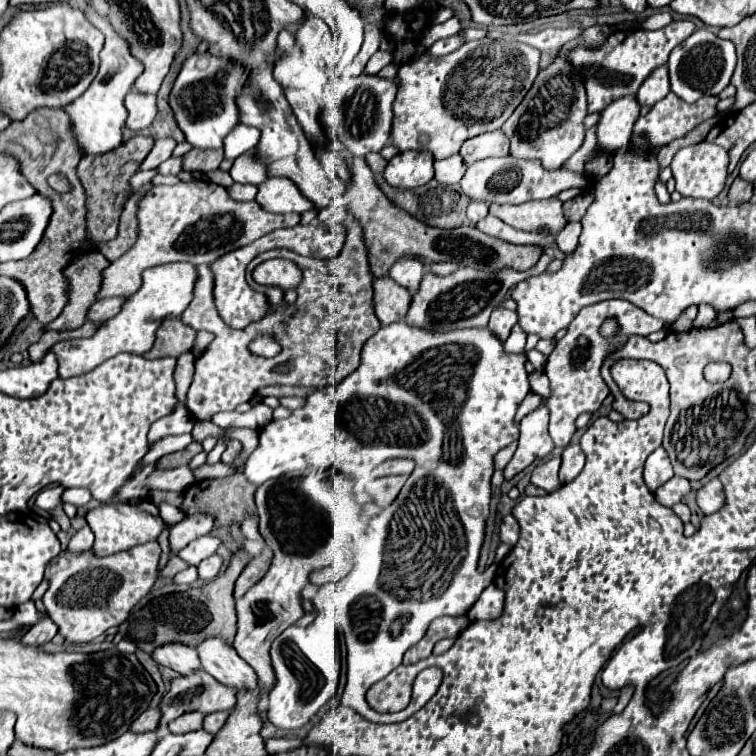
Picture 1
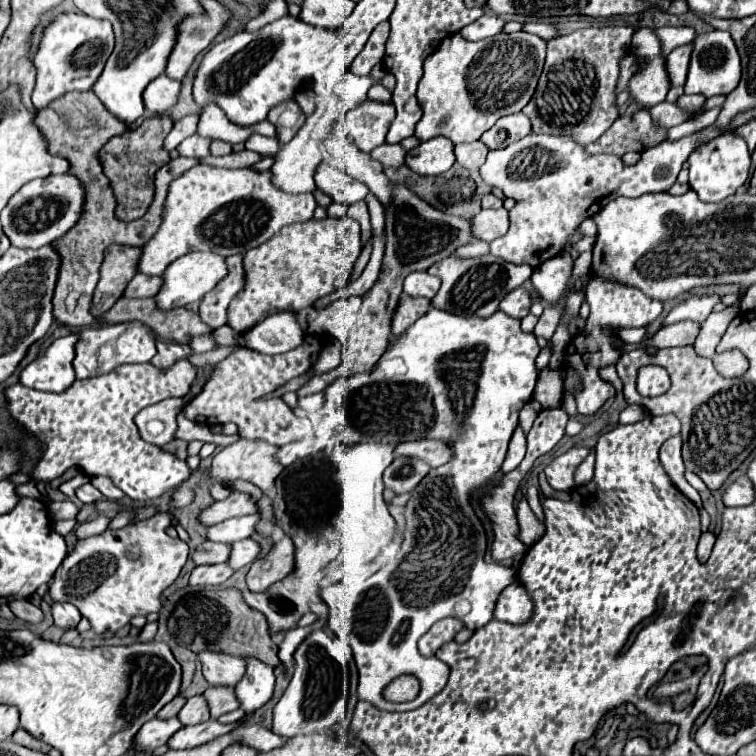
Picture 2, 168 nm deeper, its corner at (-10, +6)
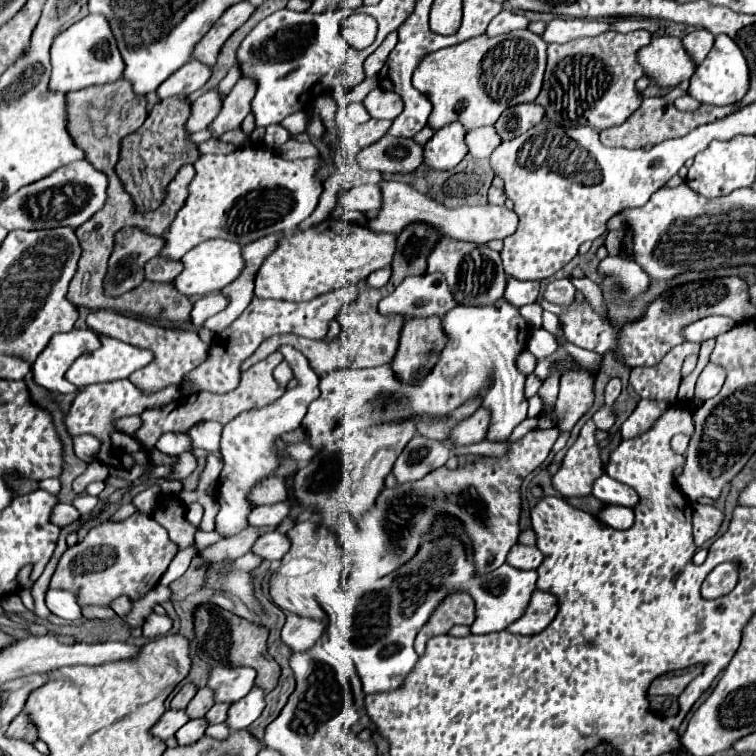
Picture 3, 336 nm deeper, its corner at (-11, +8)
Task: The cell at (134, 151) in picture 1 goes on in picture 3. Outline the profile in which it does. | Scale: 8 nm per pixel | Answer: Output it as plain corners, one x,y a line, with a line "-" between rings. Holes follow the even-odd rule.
171,96
153,106
153,112
147,116
145,124
123,138
121,156
115,166
125,190
133,196
137,210
155,210
167,196
167,186
175,178
177,170
183,164
195,164
199,154
197,144
189,140
189,132
185,128
187,118
191,116
191,104
185,96

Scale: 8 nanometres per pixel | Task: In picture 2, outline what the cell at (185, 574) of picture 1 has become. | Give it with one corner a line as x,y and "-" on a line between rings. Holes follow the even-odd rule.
212,564
212,566
196,566
192,570
190,576
190,584
222,584
224,580
228,580
234,574
234,570
230,570
230,566
224,564

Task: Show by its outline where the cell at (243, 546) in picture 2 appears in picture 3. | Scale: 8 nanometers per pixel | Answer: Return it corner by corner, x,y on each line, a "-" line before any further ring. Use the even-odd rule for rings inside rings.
269,532
267,536
261,536
257,542
255,542
255,548
253,552
259,554
261,558
265,560
271,560
271,562
279,562
287,552
289,552
289,538
281,532

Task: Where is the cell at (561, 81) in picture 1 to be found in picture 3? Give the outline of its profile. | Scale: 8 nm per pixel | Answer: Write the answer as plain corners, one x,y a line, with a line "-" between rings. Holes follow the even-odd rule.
607,30
599,36
575,38
565,44
549,44
547,70
537,104
543,104
547,118
567,128
591,126
605,130
623,124
643,102
635,82
643,76
643,66
637,62
637,52
651,44
649,32
619,34

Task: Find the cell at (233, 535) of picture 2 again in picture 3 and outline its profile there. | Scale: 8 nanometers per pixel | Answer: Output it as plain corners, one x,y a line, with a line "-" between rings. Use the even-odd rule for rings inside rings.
291,500
269,504
269,506
255,506
249,516
249,524
251,526
277,526
283,518
287,518
289,510
291,510

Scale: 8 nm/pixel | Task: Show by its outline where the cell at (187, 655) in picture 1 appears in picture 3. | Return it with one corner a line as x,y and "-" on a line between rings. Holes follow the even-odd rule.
215,666
209,674
207,686
215,692
215,702
235,704
251,692
255,680
255,670
251,668
223,668

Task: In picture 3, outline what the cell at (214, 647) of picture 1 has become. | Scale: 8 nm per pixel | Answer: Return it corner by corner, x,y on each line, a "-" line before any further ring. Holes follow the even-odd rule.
253,686
251,694
247,694
243,700
231,704
229,716
225,722
229,726
229,732
233,734
233,732
249,728
261,716
263,708
265,708
265,694

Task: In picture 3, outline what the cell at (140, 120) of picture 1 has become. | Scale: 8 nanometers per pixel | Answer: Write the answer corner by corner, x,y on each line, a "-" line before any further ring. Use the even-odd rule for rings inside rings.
191,60
183,68
179,68
179,72
173,72
157,88
157,94
159,94
161,100
169,98
169,96
175,96
175,94
189,96
191,92
199,90
209,78
211,78
211,68
203,62
199,62
199,60

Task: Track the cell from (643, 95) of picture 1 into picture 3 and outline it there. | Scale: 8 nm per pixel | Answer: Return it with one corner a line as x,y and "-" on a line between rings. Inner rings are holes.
695,30
683,38
683,46
687,46
689,54
695,58
697,64
703,62
703,58
711,52
715,42
715,36
709,30

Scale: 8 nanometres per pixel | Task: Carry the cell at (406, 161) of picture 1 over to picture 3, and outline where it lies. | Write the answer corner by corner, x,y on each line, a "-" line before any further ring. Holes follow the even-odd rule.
451,122
439,128
435,136
425,144
425,154
423,154
425,164
437,170
455,168
469,152
465,144
465,134
467,130
459,122
-
445,164
455,164
455,166
445,166

